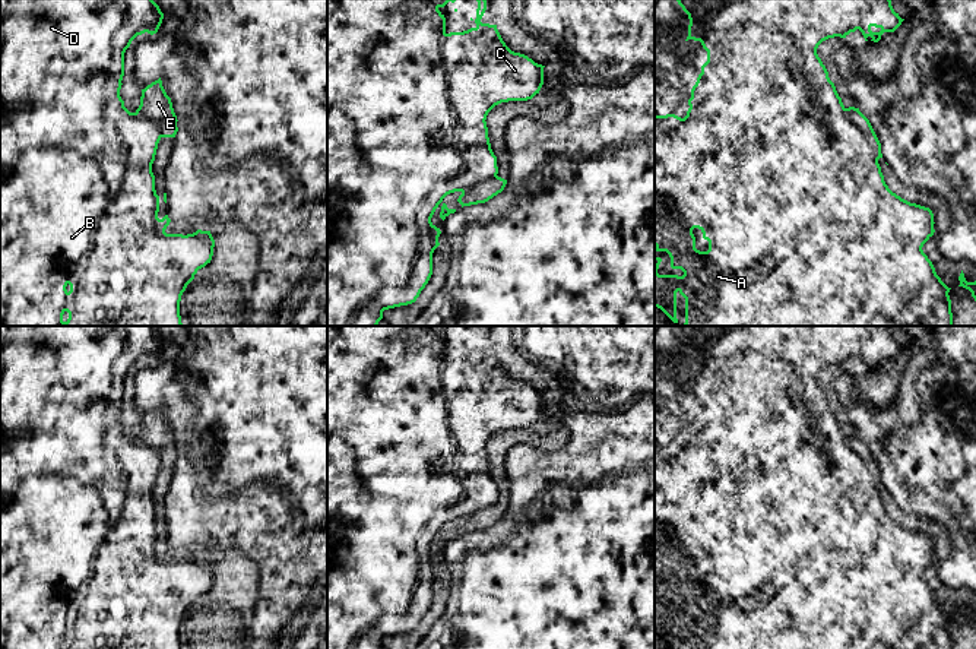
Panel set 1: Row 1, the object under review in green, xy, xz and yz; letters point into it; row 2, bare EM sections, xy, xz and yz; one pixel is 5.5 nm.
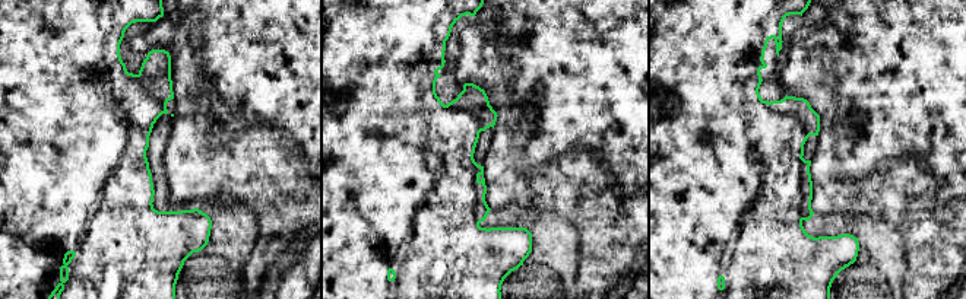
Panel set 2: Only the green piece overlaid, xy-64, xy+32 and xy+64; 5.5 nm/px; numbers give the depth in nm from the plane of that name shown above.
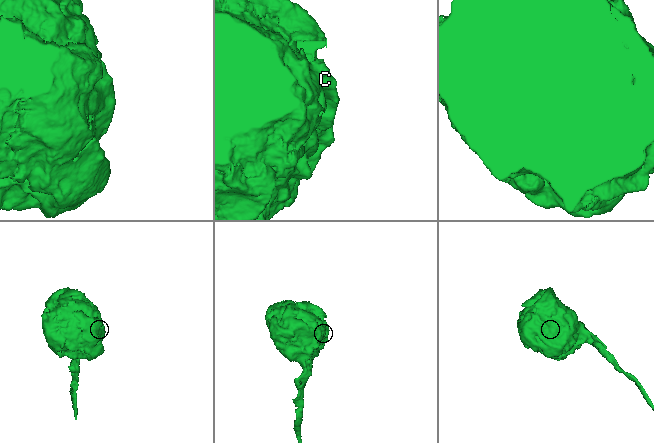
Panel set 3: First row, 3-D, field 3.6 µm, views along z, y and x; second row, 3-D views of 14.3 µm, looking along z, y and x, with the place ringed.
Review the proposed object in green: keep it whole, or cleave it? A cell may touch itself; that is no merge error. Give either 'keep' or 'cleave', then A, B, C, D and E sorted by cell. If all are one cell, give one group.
cleave; A B C D / E

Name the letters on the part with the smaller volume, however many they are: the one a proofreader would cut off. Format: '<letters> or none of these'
E

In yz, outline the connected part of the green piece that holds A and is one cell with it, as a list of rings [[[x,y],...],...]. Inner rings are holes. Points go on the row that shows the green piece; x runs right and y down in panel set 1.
[[[676,0],[682,10],[688,15],[688,39],[700,41],[707,51],[707,61],[701,66],[701,73],[691,89],[688,99],[688,111],[684,118],[675,114],[655,115],[655,247],[656,251],[666,251],[671,257],[671,267],[681,269],[682,276],[659,275],[657,269],[662,262],[655,257],[655,307],[660,308],[674,323],[676,319],[676,294],[685,298],[685,323],[684,326],[953,326],[950,289],[937,275],[932,262],[923,253],[923,244],[934,235],[934,213],[929,208],[910,203],[893,193],[884,181],[878,159],[872,155],[872,149],[865,134],[849,120],[845,105],[839,96],[834,83],[828,77],[828,72],[817,54],[818,45],[834,37],[846,38],[850,32],[859,29],[865,38],[871,37],[874,42],[881,39],[884,32],[894,32],[904,19],[894,12],[891,0]],[[698,228],[703,238],[709,241],[709,250],[695,248],[695,237],[693,229]]]

